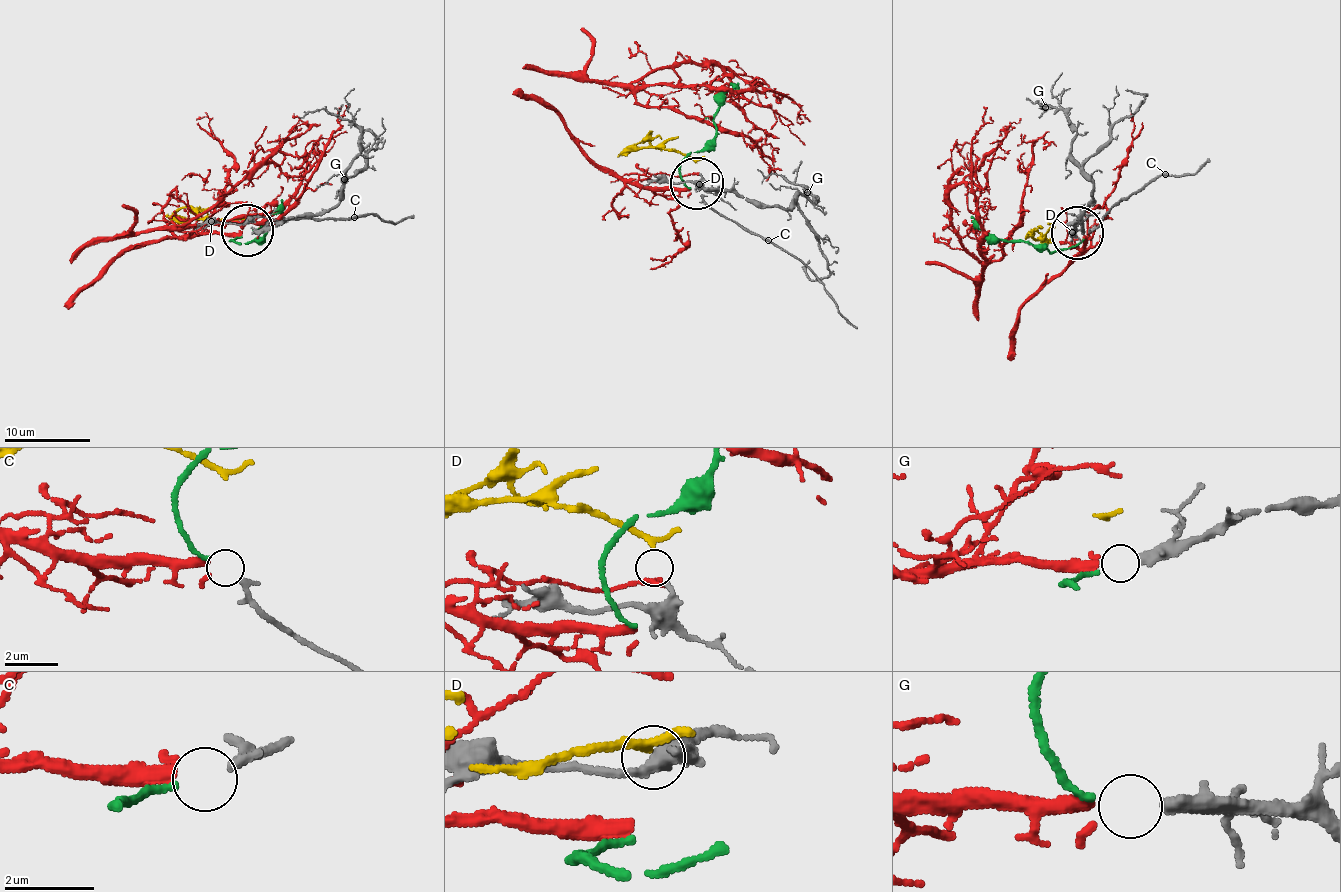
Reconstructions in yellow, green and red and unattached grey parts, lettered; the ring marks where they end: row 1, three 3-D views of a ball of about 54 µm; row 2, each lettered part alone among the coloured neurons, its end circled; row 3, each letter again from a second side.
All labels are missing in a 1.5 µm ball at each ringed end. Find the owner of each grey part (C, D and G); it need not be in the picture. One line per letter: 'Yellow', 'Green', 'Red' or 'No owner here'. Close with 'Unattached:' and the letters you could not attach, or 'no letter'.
C: Green
D: Yellow
G: Red
Unattached: no letter

